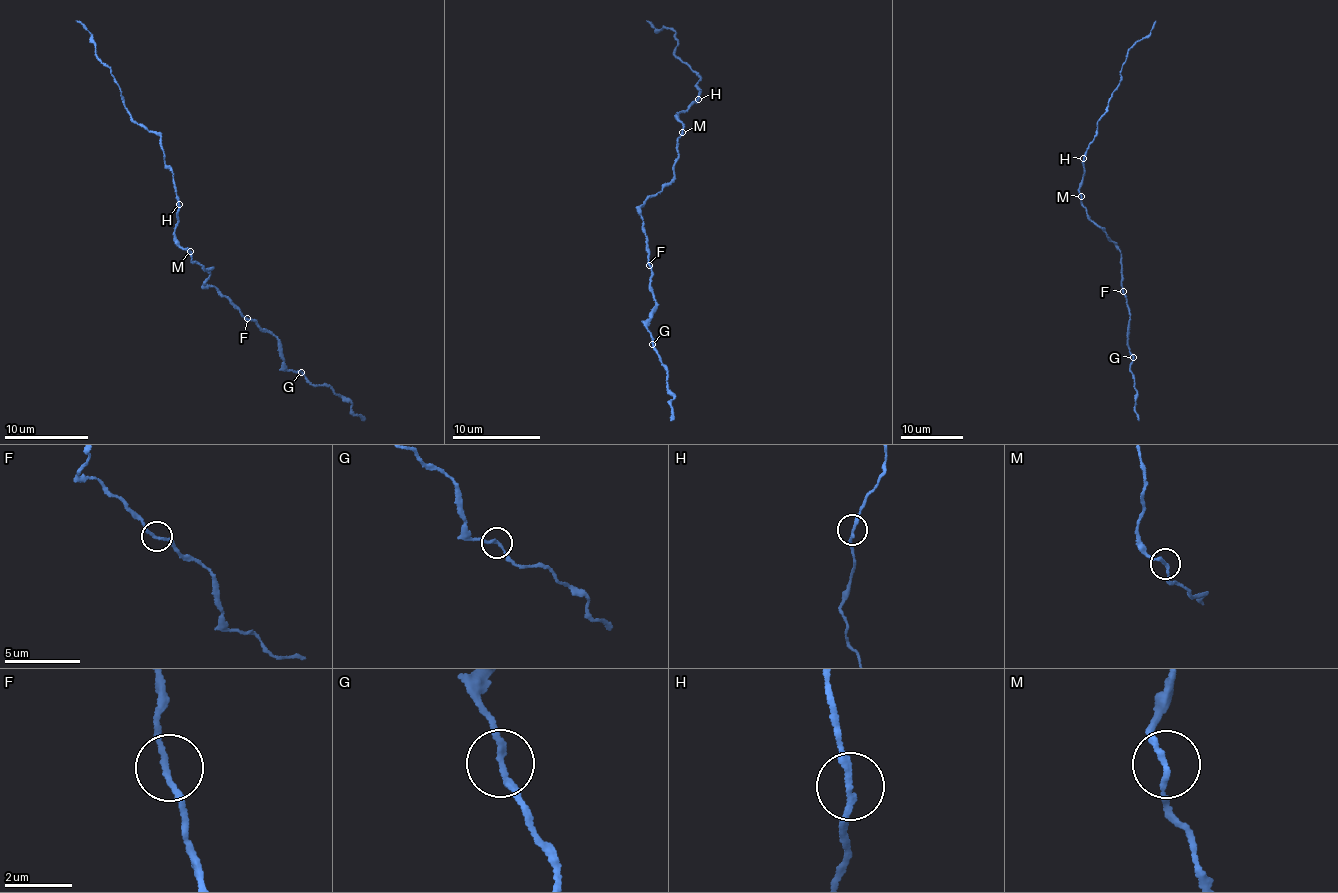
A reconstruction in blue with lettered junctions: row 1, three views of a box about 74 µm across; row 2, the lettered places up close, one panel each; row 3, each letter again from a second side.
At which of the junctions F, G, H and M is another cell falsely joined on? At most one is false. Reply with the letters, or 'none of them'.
none of them

